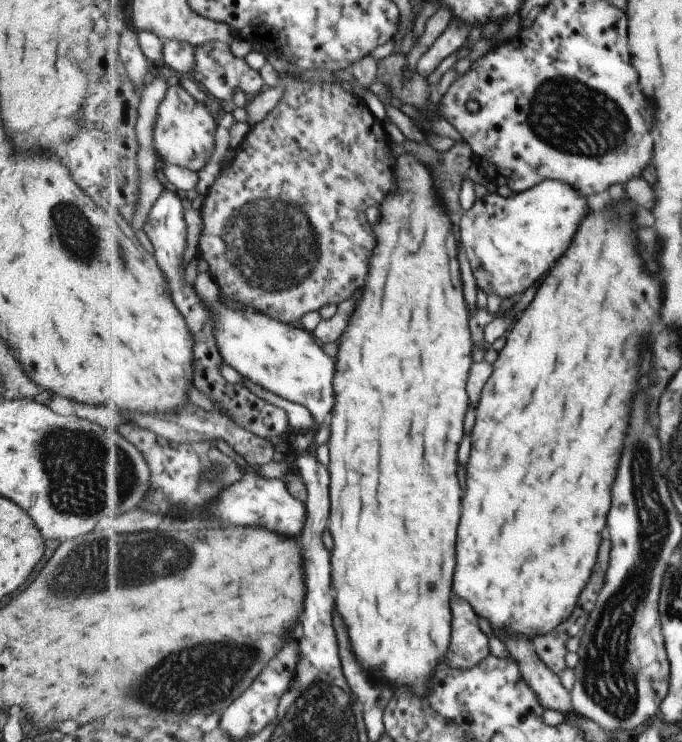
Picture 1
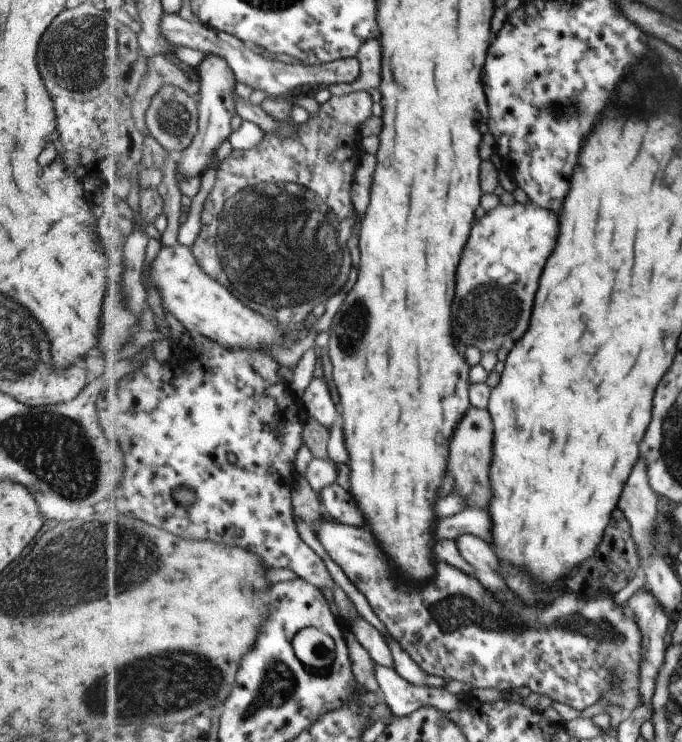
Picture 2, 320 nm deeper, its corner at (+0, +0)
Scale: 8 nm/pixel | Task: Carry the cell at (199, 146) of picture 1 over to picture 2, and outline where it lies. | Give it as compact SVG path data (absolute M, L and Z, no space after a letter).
M165 83L153 98L146 114L146 130L153 135L160 145L169 150L184 151L191 146L198 135L198 100L184 88Z

